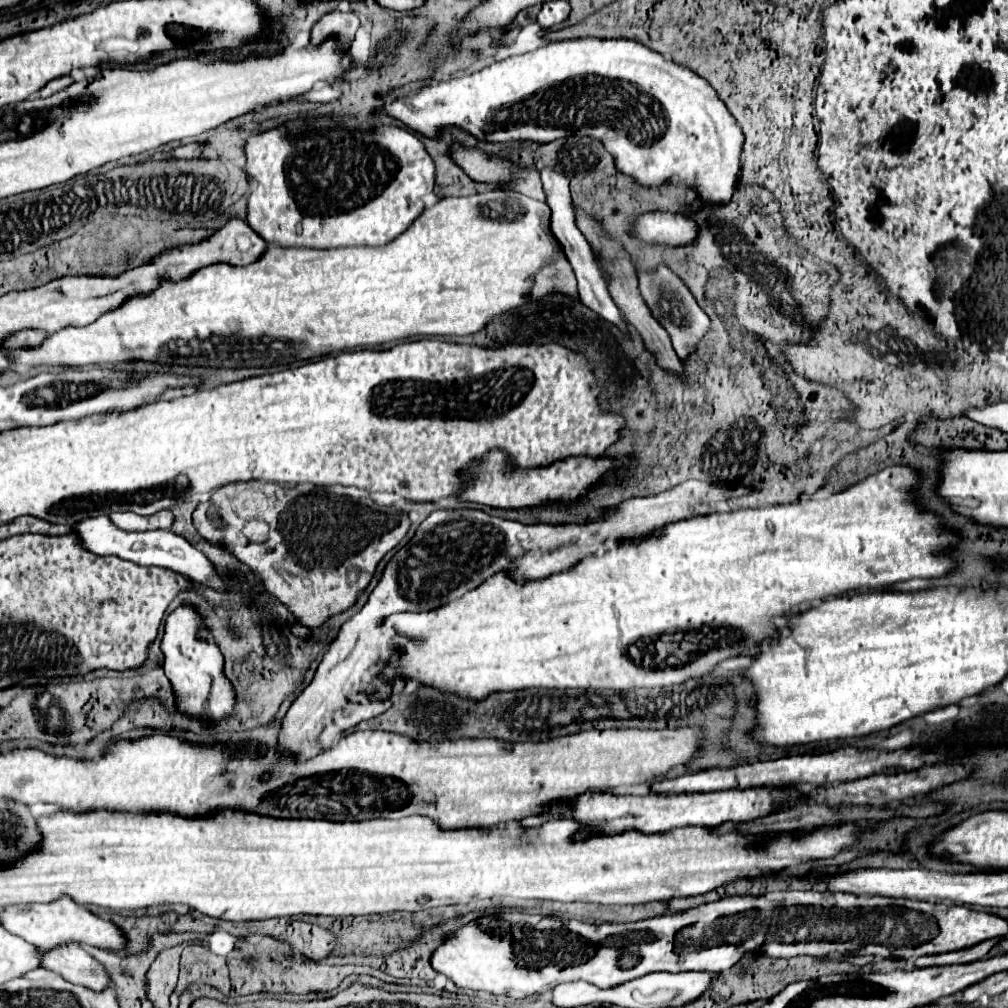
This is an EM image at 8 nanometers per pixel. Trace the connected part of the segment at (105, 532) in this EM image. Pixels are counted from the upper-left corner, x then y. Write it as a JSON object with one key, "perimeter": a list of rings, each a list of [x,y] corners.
{"perimeter":[[[95,516],[95,518],[87,518],[87,520],[79,522],[75,526],[75,534],[81,538],[83,546],[89,552],[95,552],[99,556],[113,554],[113,556],[119,556],[123,560],[131,560],[131,562],[141,564],[141,566],[169,568],[173,572],[179,572],[179,574],[191,578],[191,580],[203,582],[203,584],[207,584],[207,586],[211,586],[215,590],[223,590],[223,582],[215,574],[213,564],[199,550],[195,550],[183,536],[179,536],[179,534],[175,534],[171,530],[125,532],[125,530],[119,530],[117,526],[113,526],[107,516]]]}

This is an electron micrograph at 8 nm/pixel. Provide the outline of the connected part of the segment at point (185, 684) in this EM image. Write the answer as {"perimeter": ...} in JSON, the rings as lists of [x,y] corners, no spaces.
{"perimeter":[[[183,604],[167,616],[161,652],[165,656],[165,676],[173,684],[181,712],[219,720],[233,710],[235,694],[231,682],[223,676],[223,656],[217,644],[209,640],[209,630],[205,628],[201,614],[191,604]]]}

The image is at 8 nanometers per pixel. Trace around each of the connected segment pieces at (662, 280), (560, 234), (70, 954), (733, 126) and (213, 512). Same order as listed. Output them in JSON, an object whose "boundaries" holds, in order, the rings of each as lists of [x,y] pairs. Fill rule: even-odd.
{"boundaries":[[[[657,266],[657,274],[655,272],[653,274],[639,272],[639,290],[641,290],[647,306],[651,308],[653,316],[669,332],[677,356],[681,360],[685,360],[687,354],[699,342],[699,338],[703,338],[705,332],[709,330],[709,318],[707,318],[707,314],[699,308],[699,304],[695,302],[693,294],[689,292],[689,288],[669,268],[665,268],[665,266]]],[[[543,168],[541,170],[541,180],[543,180],[543,188],[545,188],[545,196],[547,196],[547,204],[551,208],[551,232],[555,234],[555,238],[559,240],[569,264],[573,266],[573,272],[575,272],[575,278],[579,282],[579,298],[585,306],[589,306],[591,310],[595,310],[603,320],[619,326],[621,330],[625,330],[625,324],[623,324],[623,316],[619,312],[619,308],[613,304],[613,298],[609,296],[609,288],[607,288],[607,282],[603,280],[595,260],[593,260],[593,252],[591,252],[591,244],[585,240],[585,236],[581,236],[581,230],[577,228],[577,222],[573,220],[573,200],[571,200],[571,194],[569,194],[569,180],[559,174],[559,172],[553,172],[551,168]]],[[[65,944],[55,950],[43,952],[45,968],[61,974],[71,984],[81,984],[85,988],[93,988],[95,992],[103,992],[105,988],[113,988],[113,978],[109,972],[87,952],[87,948],[79,944]]],[[[625,38],[551,42],[539,50],[497,60],[465,78],[423,86],[413,96],[397,98],[379,106],[377,112],[401,120],[405,126],[427,138],[439,138],[441,130],[447,126],[461,126],[465,132],[485,142],[531,140],[545,144],[583,132],[583,136],[601,140],[605,150],[613,154],[617,170],[633,178],[639,186],[661,188],[677,176],[681,184],[695,192],[701,206],[721,206],[721,202],[725,204],[733,198],[745,142],[735,116],[705,78],[663,58],[659,52]]],[[[239,482],[239,484],[229,484],[229,486],[223,486],[223,488],[219,488],[219,490],[215,490],[209,502],[199,504],[199,506],[195,508],[195,512],[193,512],[193,524],[195,524],[197,532],[199,532],[203,538],[207,538],[209,542],[223,542],[241,562],[249,564],[251,570],[255,570],[257,576],[263,580],[265,588],[267,588],[273,596],[277,596],[277,598],[301,620],[301,624],[313,628],[313,626],[321,626],[321,624],[325,622],[325,618],[329,618],[331,614],[337,614],[337,612],[349,608],[349,606],[355,602],[357,592],[363,590],[363,588],[367,588],[367,584],[371,582],[373,572],[375,572],[375,566],[379,564],[379,560],[381,560],[393,546],[397,546],[397,544],[401,542],[401,538],[407,534],[411,522],[409,522],[409,518],[407,518],[405,514],[397,512],[395,508],[391,508],[391,506],[375,506],[369,498],[353,500],[353,498],[347,498],[347,496],[345,496],[345,498],[343,498],[343,496],[339,498],[339,496],[327,494],[327,492],[299,492],[299,490],[295,490],[295,488],[281,488],[279,484],[269,484],[269,482]],[[249,518],[259,518],[259,520],[265,520],[265,522],[269,524],[269,540],[267,540],[265,544],[251,544],[251,542],[241,534],[241,528],[243,528],[243,524],[245,524]]]]}

